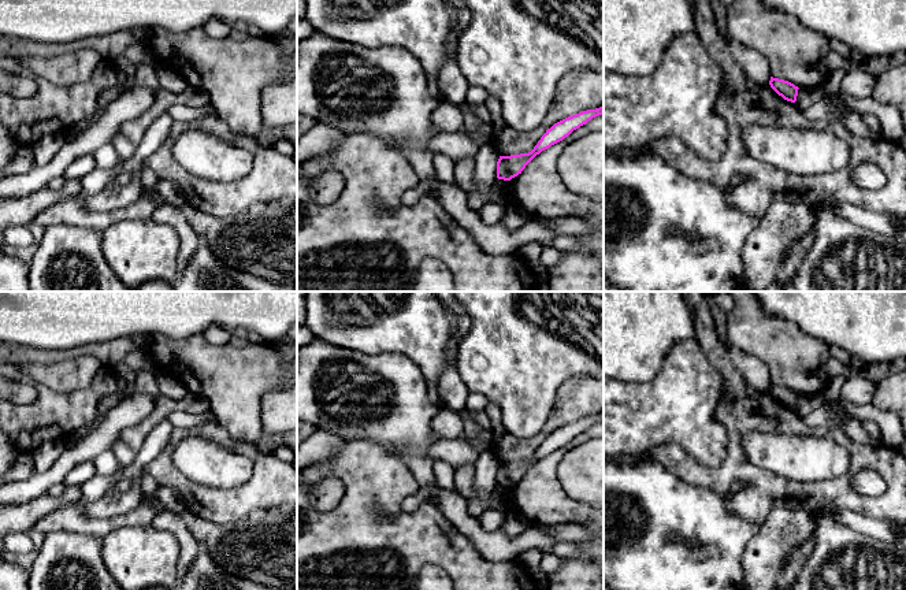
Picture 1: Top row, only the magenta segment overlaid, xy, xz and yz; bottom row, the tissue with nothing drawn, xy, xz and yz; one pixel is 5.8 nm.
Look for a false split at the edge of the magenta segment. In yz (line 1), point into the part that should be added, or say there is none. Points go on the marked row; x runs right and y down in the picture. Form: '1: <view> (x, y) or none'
1: none

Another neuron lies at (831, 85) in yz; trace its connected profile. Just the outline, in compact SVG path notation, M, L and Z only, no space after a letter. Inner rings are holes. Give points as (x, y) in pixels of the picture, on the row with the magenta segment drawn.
M844 70L829 71L828 77L820 86L824 92L824 96L827 97L836 96L838 92L840 90L840 84L844 75L846 75Z

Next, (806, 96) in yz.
M799 88L795 105L801 110L810 107L812 104L820 101L824 96L821 88Z

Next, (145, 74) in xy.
M142 63L135 70L135 85L146 88L157 88L159 81L156 75L155 63Z

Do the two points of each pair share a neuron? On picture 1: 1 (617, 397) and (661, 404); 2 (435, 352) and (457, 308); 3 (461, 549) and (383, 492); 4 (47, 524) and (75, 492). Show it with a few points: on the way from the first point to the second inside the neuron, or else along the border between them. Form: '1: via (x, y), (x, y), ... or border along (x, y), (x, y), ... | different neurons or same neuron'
1: via (628, 404), (650, 404) | same neuron
2: border along (441, 305), (444, 308) | different neurons
3: via (439, 542), (419, 537), (396, 514) | same neuron
4: border along (75, 503), (43, 515), (34, 526) | different neurons

